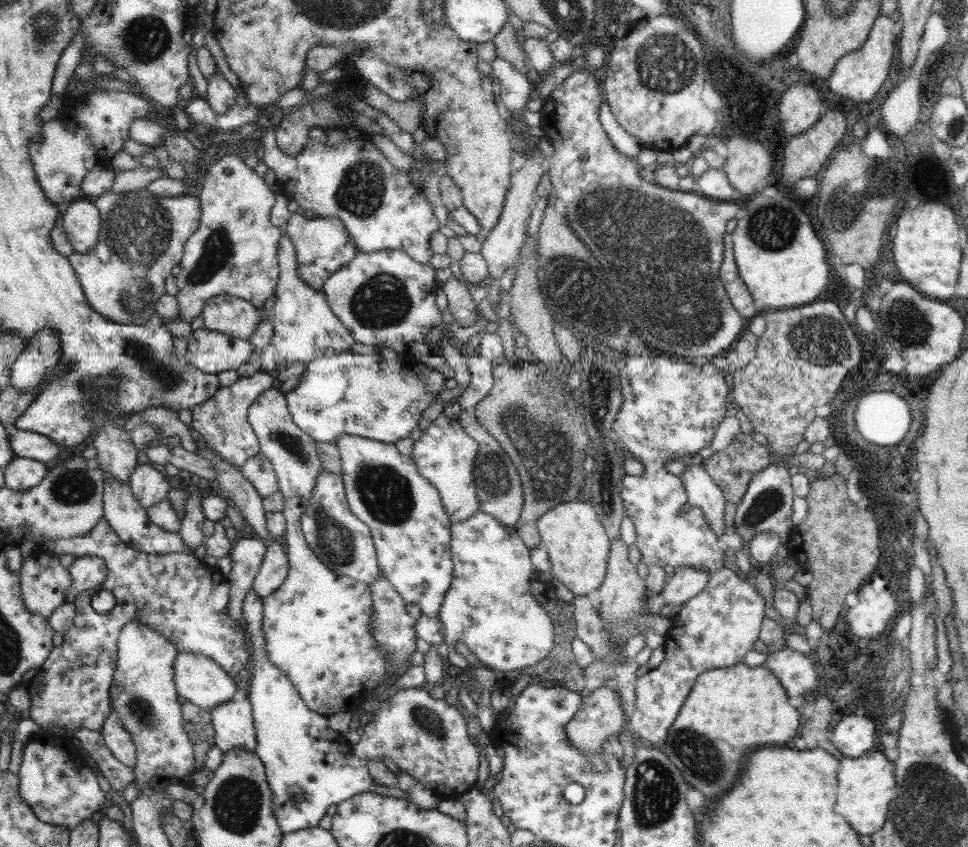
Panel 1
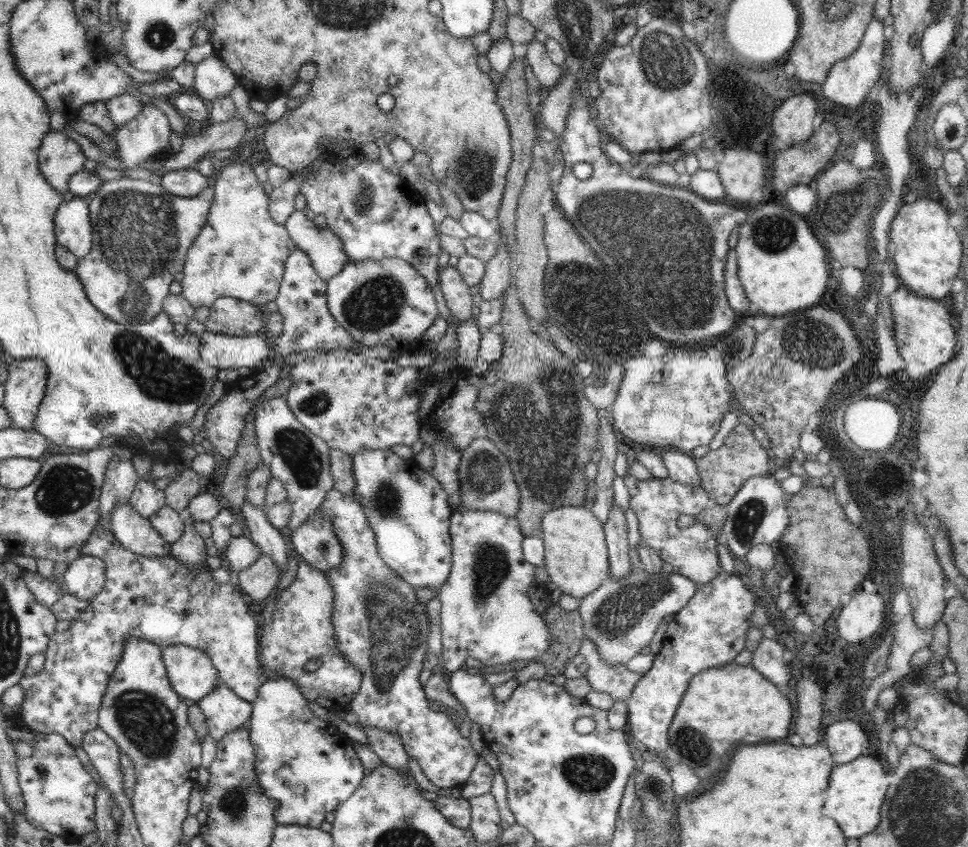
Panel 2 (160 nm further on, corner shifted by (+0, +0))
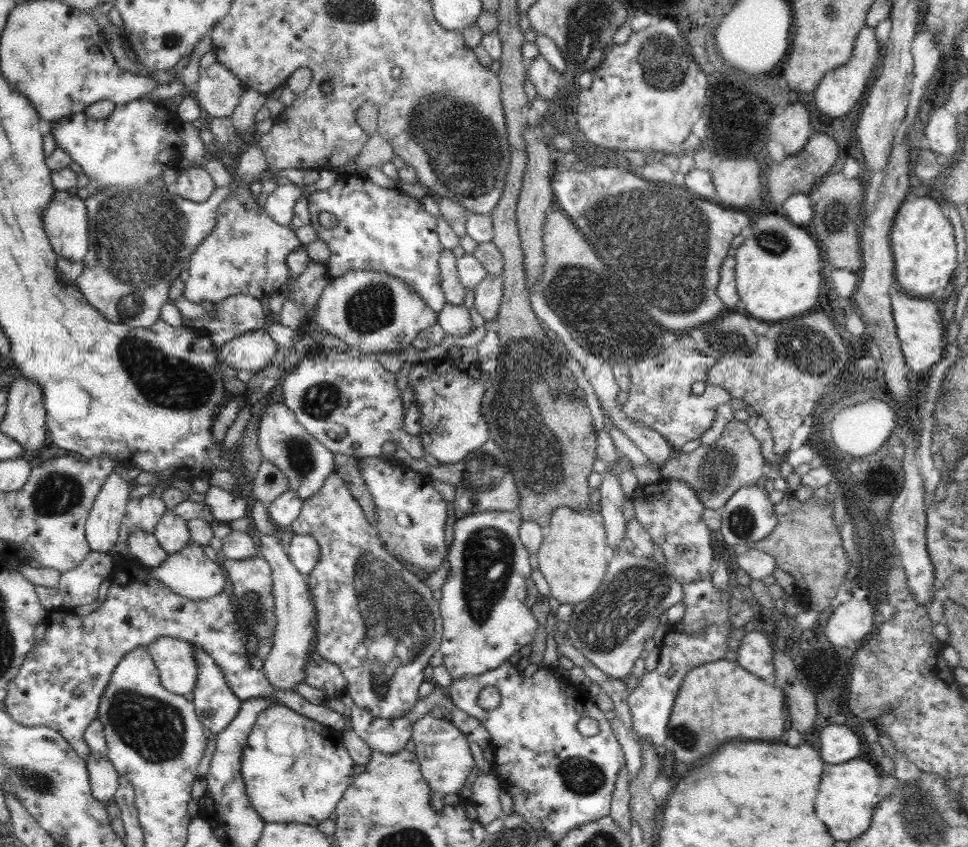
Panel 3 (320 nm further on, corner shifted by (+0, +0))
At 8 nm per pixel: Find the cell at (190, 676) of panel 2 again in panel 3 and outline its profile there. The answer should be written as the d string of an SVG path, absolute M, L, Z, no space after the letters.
M169 636L158 637L147 644L148 653L160 671L160 684L177 695L185 695L194 690L198 675L196 653L193 646Z

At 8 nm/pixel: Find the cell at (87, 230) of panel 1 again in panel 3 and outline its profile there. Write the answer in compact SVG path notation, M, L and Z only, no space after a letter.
M56 191L43 210L43 225L57 256L83 262L89 247L85 199L73 191Z

